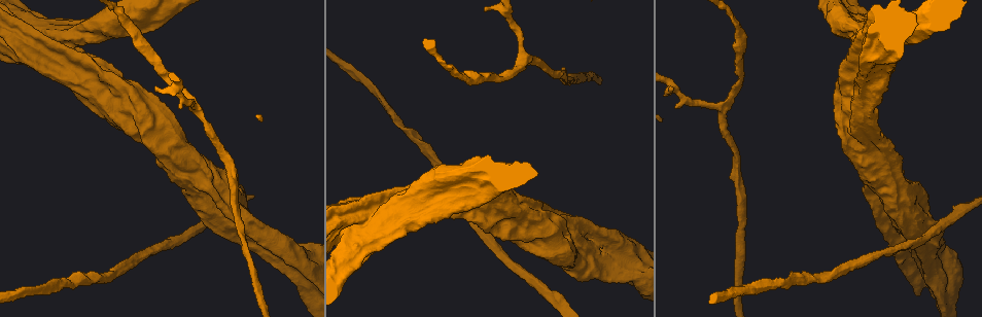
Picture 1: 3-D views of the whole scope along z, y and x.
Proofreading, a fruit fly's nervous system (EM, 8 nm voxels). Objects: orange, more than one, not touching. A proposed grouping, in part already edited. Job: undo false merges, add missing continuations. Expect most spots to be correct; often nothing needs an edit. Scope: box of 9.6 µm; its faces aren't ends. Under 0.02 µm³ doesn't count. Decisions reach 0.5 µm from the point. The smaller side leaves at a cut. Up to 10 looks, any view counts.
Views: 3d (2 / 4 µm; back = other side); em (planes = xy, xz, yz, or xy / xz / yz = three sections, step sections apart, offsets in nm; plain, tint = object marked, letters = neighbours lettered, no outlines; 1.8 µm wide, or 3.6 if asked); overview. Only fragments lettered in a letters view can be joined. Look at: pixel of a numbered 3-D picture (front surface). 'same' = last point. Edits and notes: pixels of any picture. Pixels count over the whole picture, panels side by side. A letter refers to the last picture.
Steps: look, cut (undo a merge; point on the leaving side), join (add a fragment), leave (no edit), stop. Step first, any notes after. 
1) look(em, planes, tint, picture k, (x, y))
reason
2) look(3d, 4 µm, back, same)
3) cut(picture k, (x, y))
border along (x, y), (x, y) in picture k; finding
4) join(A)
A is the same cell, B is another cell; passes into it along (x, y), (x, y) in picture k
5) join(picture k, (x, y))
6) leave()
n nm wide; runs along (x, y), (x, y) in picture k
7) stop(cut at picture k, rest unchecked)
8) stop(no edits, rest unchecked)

look(3d, 4 µm, picture 1, (886, 39))
calibre changes

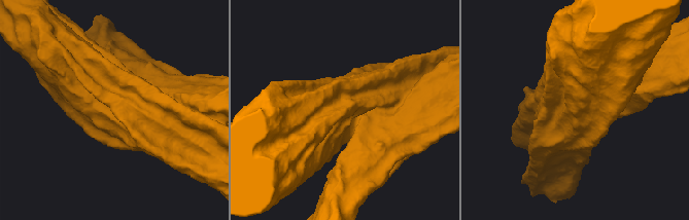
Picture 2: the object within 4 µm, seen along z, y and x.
look(em, planes, letters, same)

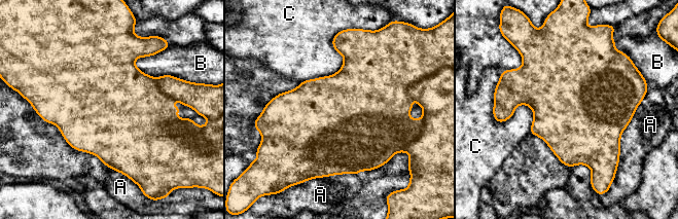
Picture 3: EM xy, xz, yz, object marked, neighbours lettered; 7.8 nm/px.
cut(picture 3, (188, 94))
A, B and C are other cells; border along (155, 78), (157, 86), (167, 96) in picture 3; a second cell is stuck on

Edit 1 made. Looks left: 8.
look(3d, 4 µm, picture 1, (572, 238))
calibre changes

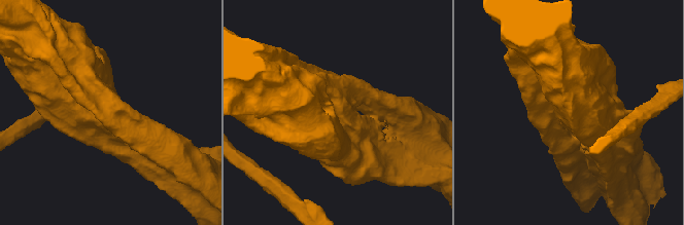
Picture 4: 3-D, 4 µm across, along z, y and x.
look(em, 3.6 µm, xz, step 8, tint, picture 4, (106, 107))

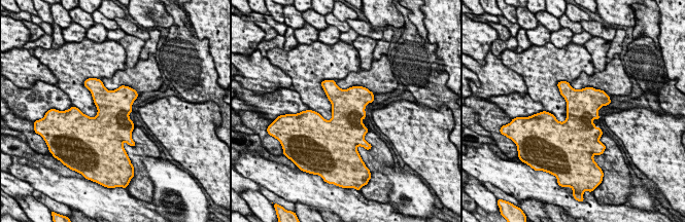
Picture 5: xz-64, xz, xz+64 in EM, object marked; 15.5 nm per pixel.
look(em, 3.6 µm, yz, step 16, letters, same)

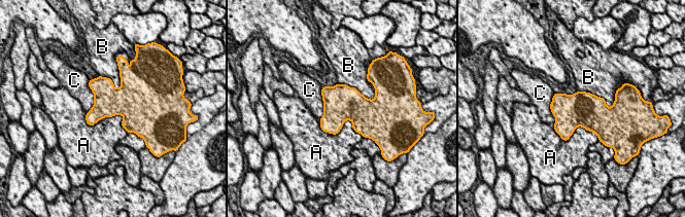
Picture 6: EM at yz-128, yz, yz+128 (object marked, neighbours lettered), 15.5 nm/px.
leave()
A, B and C are other cells; one cell here

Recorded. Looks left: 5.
look(3d, 4 µm, picture 1, (628, 269))
thick turns thin

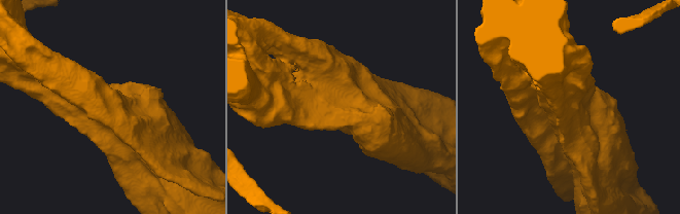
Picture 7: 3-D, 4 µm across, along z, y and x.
look(em, 3.6 µm, planes, letters, picture 7, (347, 105))
shape alone is not enough

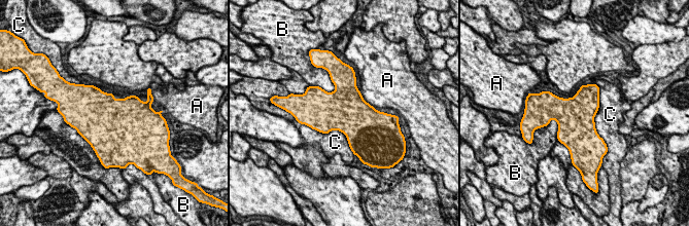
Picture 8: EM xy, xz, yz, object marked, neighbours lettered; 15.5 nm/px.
leave()
600 nm wide; A, B and C are other cells; border along (599, 88), (594, 127), (601, 138) in picture 8; one cell here

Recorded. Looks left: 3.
look(em, planes, letters, picture 1, (672, 92))
branch stops here

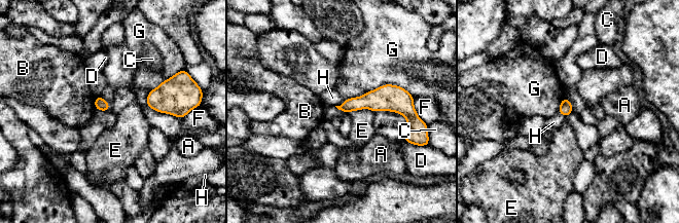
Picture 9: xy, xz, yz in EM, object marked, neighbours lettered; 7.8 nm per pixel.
leave()
G touches over 500 nm; A, B, C, D, E, F, G and H are other cells; border along (373, 111), (358, 109), (348, 113) in picture 9; no lettered fragment goes on from it

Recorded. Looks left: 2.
stop(cut at picture 3, rest unchecked)

